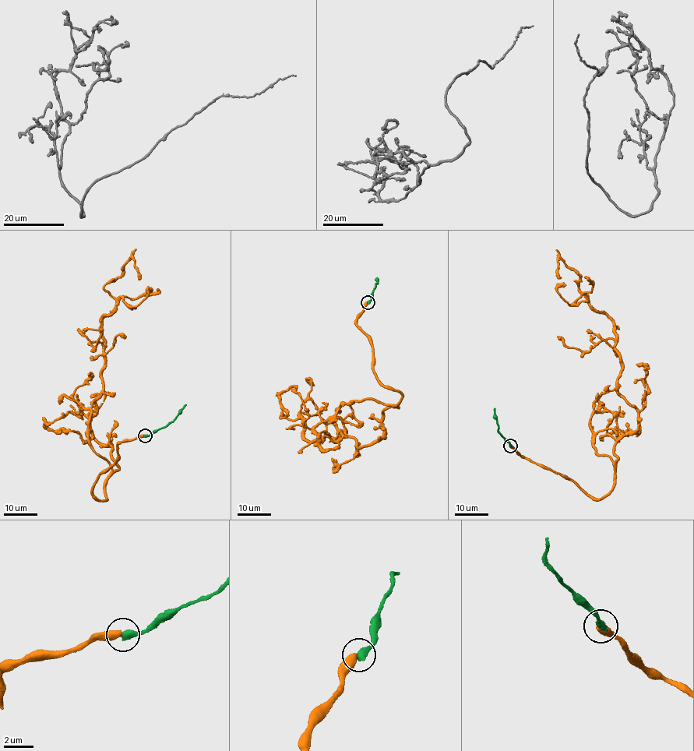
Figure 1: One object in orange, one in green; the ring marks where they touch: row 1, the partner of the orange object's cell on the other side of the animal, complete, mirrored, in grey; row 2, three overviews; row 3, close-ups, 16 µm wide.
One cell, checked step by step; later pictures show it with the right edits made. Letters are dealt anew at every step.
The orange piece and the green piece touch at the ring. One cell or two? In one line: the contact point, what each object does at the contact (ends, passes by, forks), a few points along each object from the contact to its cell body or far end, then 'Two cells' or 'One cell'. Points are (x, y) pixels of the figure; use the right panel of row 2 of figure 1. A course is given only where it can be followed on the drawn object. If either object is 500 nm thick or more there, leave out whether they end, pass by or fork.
Place: (510, 446). At the ring orange ends. At the ring green ends. Course of orange: (510, 446), (598, 498), (614, 481), (614, 444), (640, 428), (618, 389), (614, 322), (561, 259), (559, 278). Course of green: (511, 446), (499, 433), (494, 408). Two cells

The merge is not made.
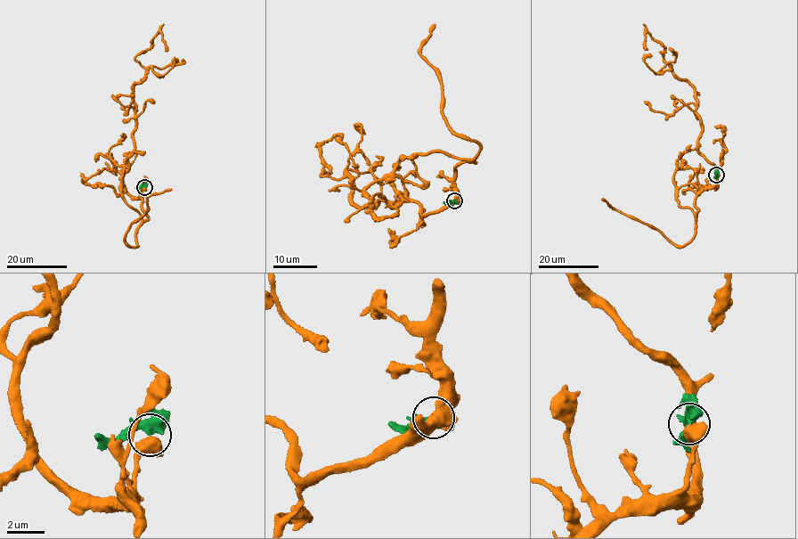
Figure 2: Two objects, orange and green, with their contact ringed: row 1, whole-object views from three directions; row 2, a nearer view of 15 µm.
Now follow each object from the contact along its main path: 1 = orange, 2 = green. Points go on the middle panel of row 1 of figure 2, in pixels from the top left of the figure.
1: (454, 201), (423, 216), (406, 193), (361, 208), (347, 176), (321, 176), (329, 170), (320, 149), (343, 135)
2: (454, 201), (443, 201)

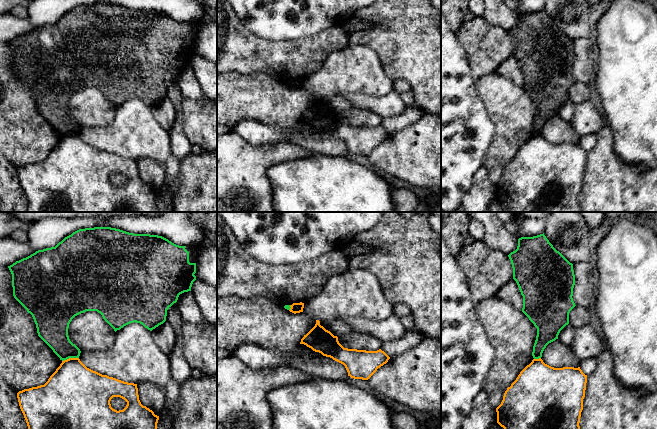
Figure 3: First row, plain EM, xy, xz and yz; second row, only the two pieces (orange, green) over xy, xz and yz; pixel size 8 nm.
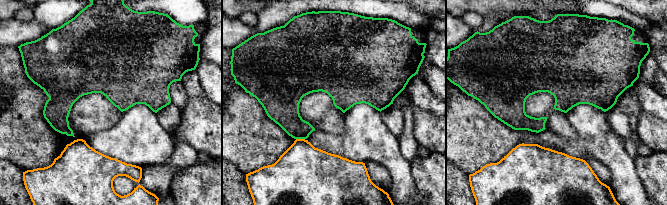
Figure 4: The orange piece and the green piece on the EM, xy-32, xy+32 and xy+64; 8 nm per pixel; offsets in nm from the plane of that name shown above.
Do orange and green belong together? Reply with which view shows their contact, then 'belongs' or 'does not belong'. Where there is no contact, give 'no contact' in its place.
xy | belongs

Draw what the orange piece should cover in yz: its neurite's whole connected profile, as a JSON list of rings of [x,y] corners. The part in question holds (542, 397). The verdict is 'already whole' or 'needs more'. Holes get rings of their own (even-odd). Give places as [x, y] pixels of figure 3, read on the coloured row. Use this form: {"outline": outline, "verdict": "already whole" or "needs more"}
{"outline": [[[543,234],[518,239],[517,249],[508,255],[513,279],[523,296],[522,312],[537,328],[537,336],[533,346],[533,360],[518,375],[516,380],[504,393],[501,404],[496,408],[497,423],[504,429],[580,429],[580,417],[583,410],[587,375],[580,367],[554,368],[543,362],[542,353],[546,346],[558,339],[560,331],[569,324],[569,313],[576,306],[573,301],[575,275],[570,263]]], "verdict": "needs more"}

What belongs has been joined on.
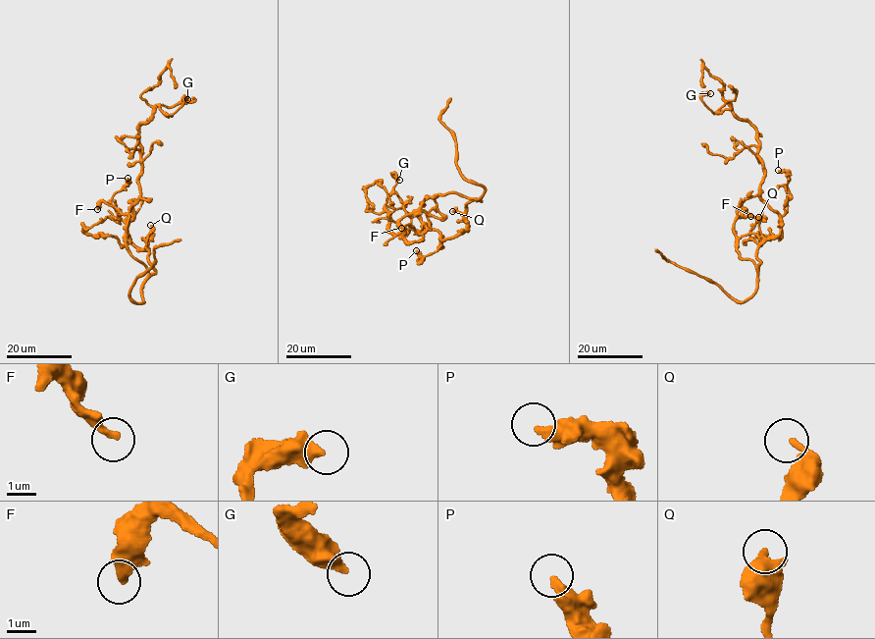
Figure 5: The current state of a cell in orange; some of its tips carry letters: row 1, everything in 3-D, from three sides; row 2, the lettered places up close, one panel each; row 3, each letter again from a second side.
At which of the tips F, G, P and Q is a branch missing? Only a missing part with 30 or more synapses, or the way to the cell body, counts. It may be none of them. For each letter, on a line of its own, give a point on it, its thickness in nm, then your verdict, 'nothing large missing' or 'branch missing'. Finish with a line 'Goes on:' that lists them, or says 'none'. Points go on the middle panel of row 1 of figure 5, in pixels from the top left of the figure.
F: (401, 228) | 400 nm | nothing large missing
G: (399, 180) | 500 nm | nothing large missing
P: (416, 250) | 360 nm | nothing large missing
Q: (452, 211) | 280 nm | nothing large missing
Goes on: none

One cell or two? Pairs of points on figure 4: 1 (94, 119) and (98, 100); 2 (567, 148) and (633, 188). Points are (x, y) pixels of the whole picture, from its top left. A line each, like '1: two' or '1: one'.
1: one
2: one

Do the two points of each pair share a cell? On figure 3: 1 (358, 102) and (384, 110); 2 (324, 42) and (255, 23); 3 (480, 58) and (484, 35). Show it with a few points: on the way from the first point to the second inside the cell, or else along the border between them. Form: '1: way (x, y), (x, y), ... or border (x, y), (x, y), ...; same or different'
1: way (364, 102), (378, 104); same
2: border (327, 28), (305, 37), (282, 40); different
3: way (484, 52), (484, 41); same

